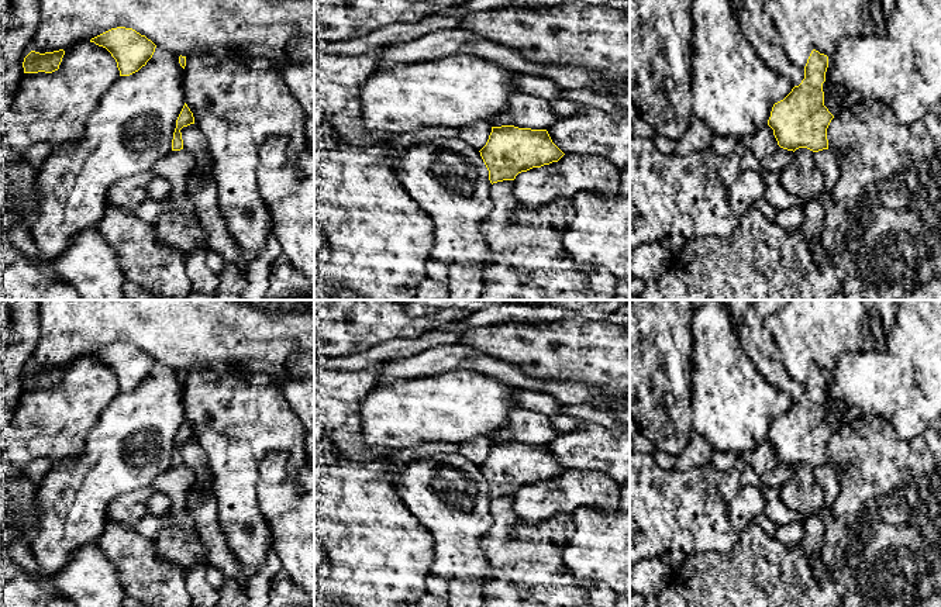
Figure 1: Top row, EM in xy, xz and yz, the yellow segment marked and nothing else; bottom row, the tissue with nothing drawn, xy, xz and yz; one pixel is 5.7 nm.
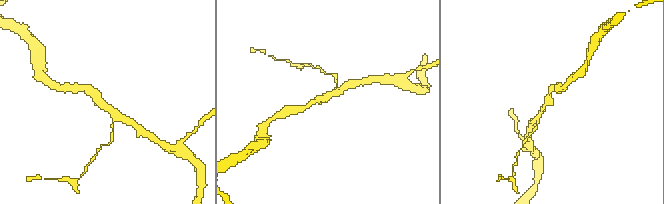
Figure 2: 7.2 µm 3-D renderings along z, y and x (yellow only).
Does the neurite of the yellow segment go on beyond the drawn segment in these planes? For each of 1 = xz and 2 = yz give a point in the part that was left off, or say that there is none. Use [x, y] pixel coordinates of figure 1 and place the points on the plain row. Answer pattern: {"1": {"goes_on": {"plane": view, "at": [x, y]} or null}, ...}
{"1": {"goes_on": null}, "2": {"goes_on": null}}

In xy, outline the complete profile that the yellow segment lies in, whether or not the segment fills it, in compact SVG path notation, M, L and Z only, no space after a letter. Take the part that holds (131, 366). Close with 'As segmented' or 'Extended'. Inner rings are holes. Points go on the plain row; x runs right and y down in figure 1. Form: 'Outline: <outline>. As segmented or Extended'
Outline: M111 344L90 355L106 363L117 377L120 392L138 387L152 373L156 361L132 344Z. As segmented

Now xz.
Outline: M514 441L492 442L489 455L479 468L492 500L514 496L518 489L558 477L565 470L547 445Z. As segmented

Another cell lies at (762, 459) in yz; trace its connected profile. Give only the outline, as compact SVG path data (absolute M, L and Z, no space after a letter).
M769 441L740 458L758 475L762 486L782 489L794 475L793 466L778 461Z

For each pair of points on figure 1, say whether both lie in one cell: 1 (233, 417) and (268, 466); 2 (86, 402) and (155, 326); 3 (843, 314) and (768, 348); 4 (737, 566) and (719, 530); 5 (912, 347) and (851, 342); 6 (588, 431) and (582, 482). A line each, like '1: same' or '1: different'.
1: different
2: different
3: different
4: different
5: different
6: different

